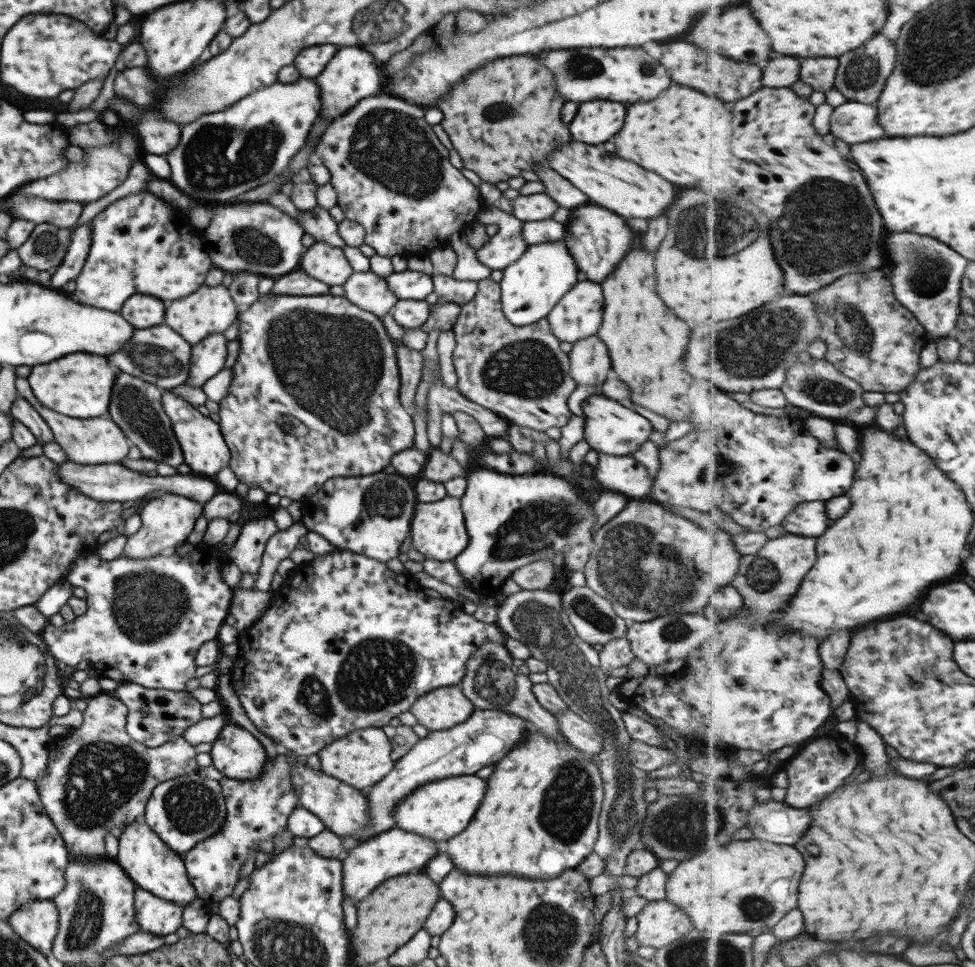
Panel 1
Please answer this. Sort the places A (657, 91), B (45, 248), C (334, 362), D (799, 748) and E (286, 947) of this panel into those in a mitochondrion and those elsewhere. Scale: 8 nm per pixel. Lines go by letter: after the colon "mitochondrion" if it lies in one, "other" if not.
A: other
B: mitochondrion
C: mitochondrion
D: other
E: mitochondrion

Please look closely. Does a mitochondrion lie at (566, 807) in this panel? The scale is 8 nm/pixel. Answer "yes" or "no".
yes

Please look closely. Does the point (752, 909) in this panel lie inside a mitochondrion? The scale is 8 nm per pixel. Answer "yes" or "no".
yes

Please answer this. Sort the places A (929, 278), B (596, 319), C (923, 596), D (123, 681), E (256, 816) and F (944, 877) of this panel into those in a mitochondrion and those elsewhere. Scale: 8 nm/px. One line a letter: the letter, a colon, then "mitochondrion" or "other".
A: mitochondrion
B: other
C: other
D: other
E: other
F: other

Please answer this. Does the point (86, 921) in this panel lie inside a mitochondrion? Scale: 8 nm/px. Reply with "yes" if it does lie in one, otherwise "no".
yes

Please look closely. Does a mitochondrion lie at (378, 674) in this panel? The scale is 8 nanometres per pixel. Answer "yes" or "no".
yes

